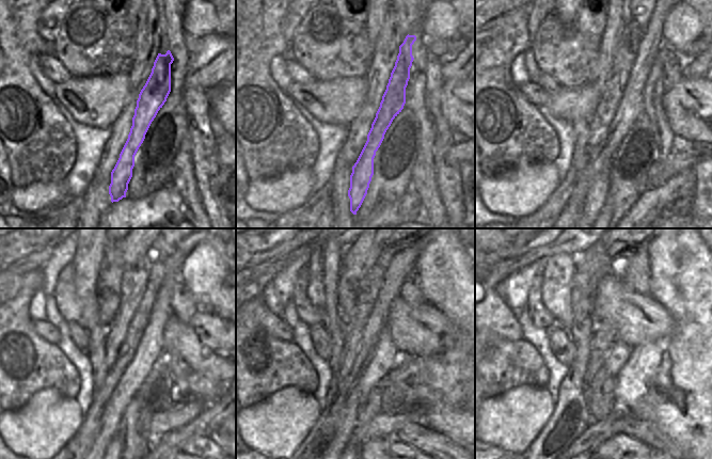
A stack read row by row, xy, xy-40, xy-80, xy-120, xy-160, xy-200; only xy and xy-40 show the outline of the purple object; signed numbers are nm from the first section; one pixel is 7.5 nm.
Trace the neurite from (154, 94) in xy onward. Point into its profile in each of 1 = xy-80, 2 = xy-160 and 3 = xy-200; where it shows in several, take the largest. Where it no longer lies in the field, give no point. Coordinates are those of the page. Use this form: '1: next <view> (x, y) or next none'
1: next xy-80 (631, 105)
2: next xy-160 (384, 355)
3: next xy-200 (619, 352)

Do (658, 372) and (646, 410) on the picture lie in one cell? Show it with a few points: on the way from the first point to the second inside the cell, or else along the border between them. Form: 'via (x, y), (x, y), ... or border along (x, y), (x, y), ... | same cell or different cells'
via (655, 381), (650, 389), (647, 400) | same cell

